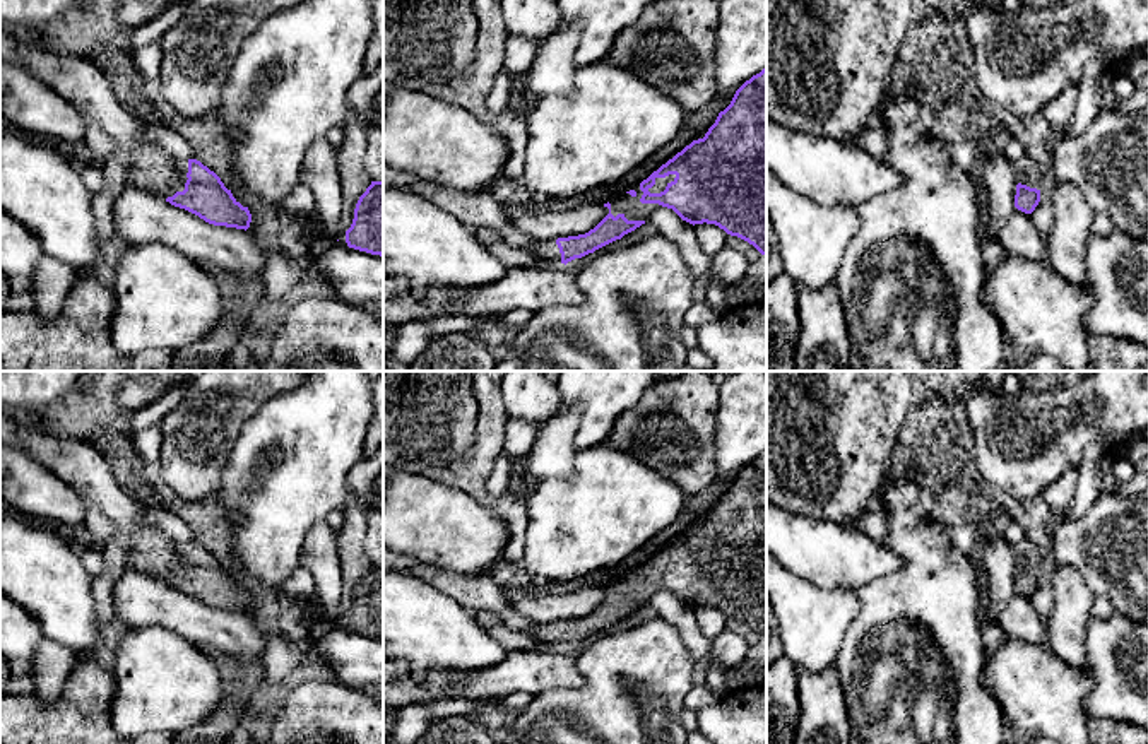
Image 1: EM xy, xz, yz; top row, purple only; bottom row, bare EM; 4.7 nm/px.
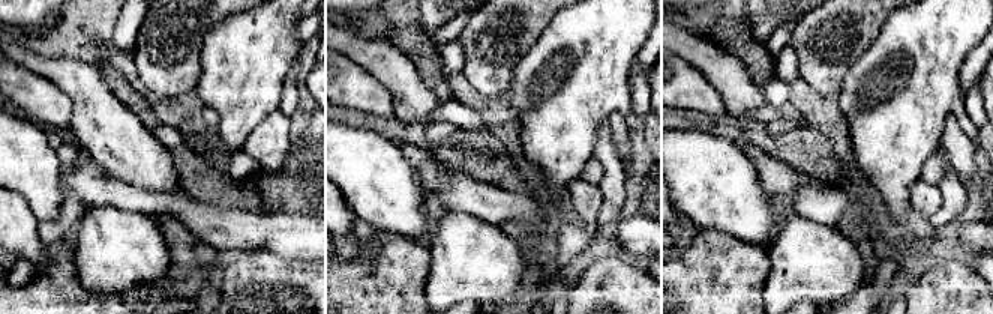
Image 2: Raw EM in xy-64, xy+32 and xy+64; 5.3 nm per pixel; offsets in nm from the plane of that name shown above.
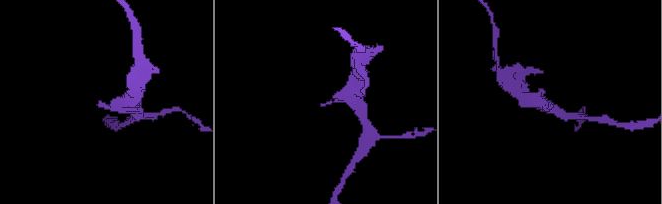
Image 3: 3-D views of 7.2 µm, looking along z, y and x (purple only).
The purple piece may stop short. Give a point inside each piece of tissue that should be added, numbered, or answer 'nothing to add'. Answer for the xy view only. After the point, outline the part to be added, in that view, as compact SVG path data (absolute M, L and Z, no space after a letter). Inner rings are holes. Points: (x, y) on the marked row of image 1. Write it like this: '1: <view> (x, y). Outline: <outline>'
1: xy (182, 165). Outline: M175 159L175 164L178 168L178 171L181 173L183 176L183 185L176 190L168 190L166 192L166 197L173 197L176 192L183 192L185 190L185 183L186 183L186 173L188 173L188 159Z

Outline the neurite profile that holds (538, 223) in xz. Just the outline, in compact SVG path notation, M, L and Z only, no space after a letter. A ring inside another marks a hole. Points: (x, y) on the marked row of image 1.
M587 202L568 210L549 210L541 205L520 205L512 210L510 222L537 243L578 236L594 229L606 214L604 204Z

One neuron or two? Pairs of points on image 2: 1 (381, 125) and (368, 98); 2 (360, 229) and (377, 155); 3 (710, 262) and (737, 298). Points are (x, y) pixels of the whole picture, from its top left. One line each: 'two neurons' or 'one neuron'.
1: two neurons
2: two neurons
3: one neuron

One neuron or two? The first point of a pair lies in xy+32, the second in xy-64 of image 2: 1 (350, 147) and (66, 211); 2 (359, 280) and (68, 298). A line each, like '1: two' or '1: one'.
1: two
2: one

